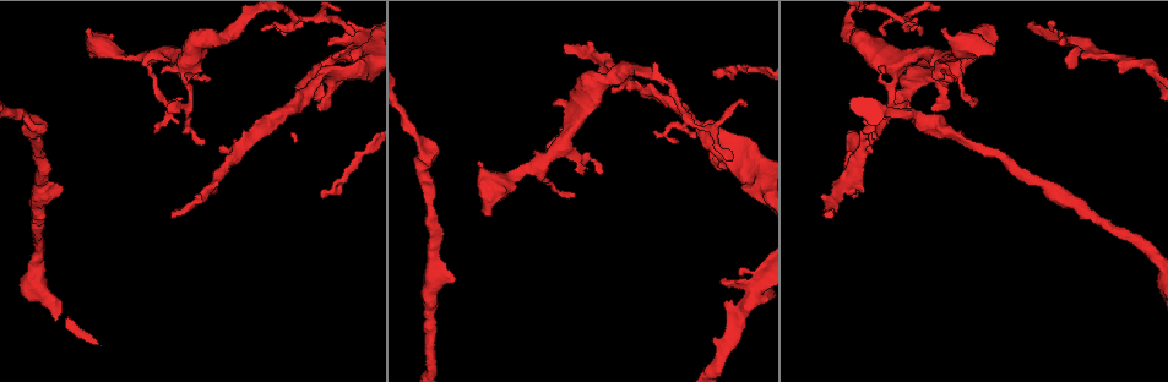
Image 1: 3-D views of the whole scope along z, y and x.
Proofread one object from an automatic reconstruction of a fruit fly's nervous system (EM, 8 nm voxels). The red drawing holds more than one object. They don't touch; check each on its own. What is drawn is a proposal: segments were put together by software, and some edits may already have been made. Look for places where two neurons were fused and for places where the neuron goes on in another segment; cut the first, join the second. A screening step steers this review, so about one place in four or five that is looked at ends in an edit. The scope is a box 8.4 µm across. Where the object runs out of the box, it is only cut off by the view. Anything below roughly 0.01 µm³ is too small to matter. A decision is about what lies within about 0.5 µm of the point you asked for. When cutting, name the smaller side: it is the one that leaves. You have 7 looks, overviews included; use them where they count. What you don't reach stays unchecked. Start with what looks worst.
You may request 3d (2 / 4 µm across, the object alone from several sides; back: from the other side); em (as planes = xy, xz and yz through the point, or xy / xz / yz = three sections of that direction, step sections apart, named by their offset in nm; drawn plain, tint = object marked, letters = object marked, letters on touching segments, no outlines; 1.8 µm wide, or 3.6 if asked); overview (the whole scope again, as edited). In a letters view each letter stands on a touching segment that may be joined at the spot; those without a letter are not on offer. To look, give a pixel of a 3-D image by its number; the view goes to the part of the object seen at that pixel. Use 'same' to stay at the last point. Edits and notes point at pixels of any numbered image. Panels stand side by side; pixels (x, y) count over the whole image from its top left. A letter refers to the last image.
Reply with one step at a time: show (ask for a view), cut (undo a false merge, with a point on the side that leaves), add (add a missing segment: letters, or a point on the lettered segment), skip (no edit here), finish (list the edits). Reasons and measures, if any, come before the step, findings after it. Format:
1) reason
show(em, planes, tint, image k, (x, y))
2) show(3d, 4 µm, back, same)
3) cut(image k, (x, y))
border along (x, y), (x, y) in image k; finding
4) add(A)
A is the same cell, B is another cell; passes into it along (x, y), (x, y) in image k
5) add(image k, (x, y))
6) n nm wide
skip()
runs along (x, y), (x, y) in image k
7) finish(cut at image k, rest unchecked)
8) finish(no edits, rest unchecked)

small branch off a trunk
show(em, xz, step 4, tint, image 1, (165, 53))

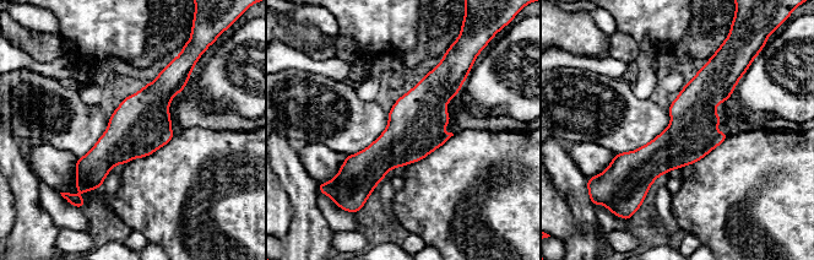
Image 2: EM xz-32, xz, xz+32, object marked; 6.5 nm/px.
show(em, xz, step 4, letters, same)

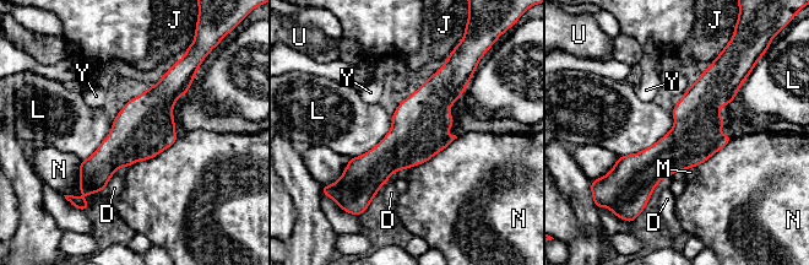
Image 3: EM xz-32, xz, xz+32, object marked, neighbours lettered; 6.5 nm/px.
320 nm wide
skip()
D, J, L, M, N, U and Y are other cells; runs along (445, 70), (369, 195) in image 3; all the same neuron

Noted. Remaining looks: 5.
a fork
show(em, 3.6 µm, yz, step 16, tint, image 1, (750, 298))

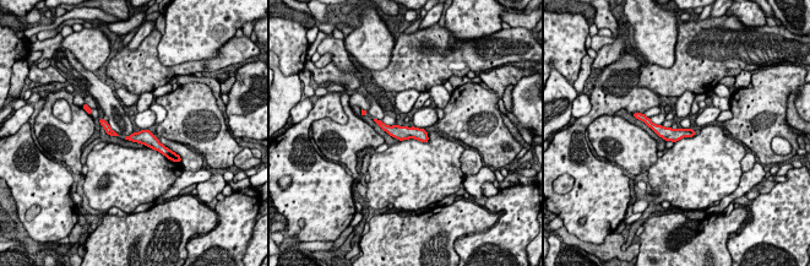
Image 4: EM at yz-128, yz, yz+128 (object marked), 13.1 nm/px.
show(em, 3.6 µm, planes, letters, same)

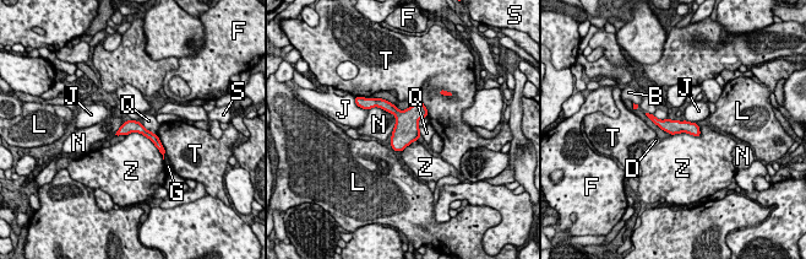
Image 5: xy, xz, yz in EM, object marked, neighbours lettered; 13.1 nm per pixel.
160 nm wide
skip()
B, D, F, G, J, L, N, Q, S, T and Z are other cells; border along (125, 135), (143, 134), (162, 155) in image 5; continuous, no second neuron

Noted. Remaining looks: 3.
an open end
show(3d, 2 µm, image 1, (489, 214))

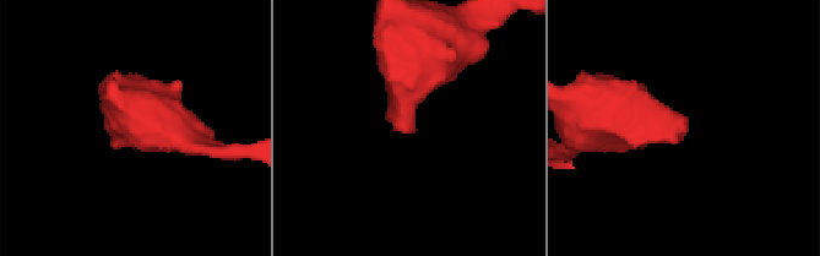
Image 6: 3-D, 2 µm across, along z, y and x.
show(em, planes, letters, image 6, (682, 136))

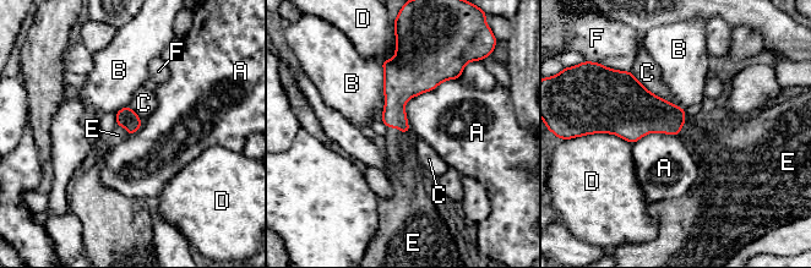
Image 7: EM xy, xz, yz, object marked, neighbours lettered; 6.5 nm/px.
130 nm wide
add(E)
E is the same cell, A, B, C, D and F are other cells; passes into it along (398, 89), (398, 127), (402, 165) in image 7; the neuron continues

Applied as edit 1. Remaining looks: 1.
finish(add at image 7, rest unchecked)

